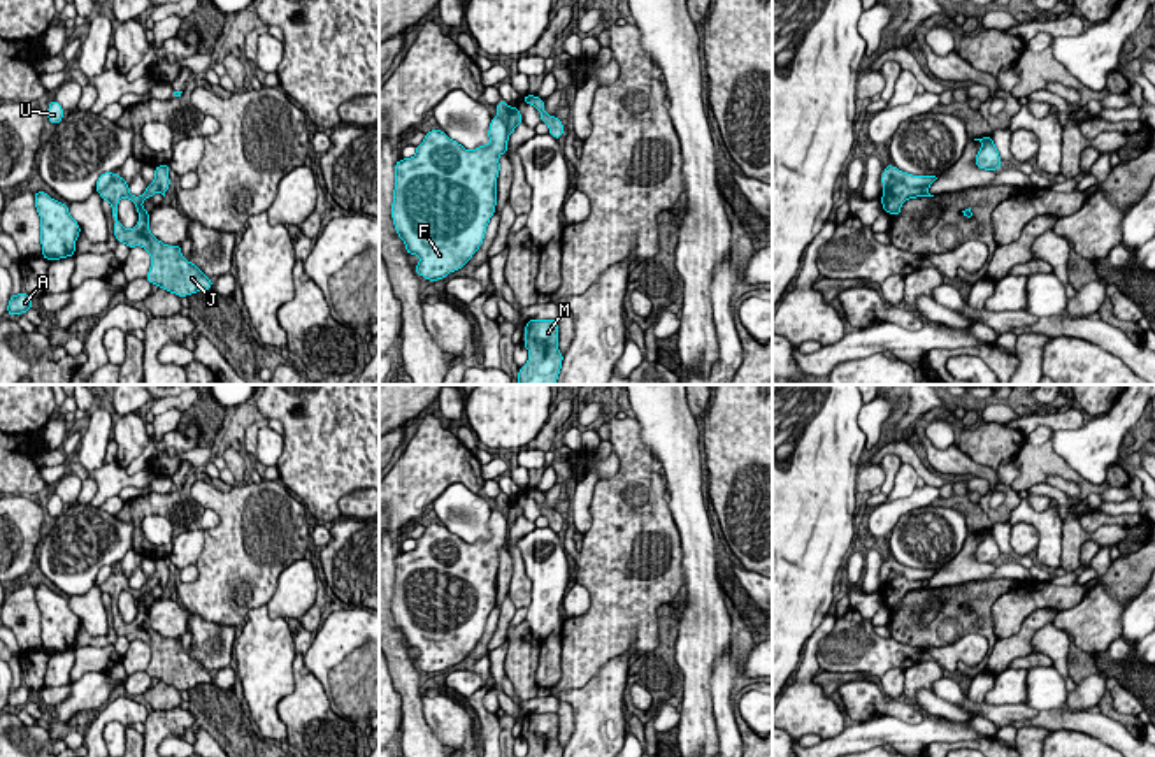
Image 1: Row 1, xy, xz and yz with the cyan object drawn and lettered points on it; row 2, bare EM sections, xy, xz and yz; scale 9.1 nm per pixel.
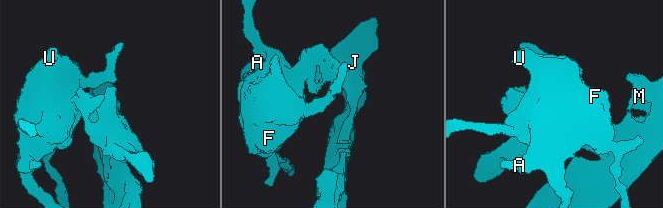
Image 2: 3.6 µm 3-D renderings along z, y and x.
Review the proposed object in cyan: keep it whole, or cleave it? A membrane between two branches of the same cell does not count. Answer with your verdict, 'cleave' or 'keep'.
cleave

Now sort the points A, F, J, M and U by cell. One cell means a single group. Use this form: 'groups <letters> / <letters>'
groups A F U / J M

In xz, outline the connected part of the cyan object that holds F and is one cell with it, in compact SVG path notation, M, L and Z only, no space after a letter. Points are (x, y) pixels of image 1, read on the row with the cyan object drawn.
M500 100L497 111L499 114L493 116L488 128L488 144L470 151L449 139L442 130L430 130L425 133L423 142L416 146L416 155L398 160L393 167L391 220L397 235L405 244L405 251L420 256L414 270L428 281L437 283L449 272L467 265L484 241L486 227L497 205L499 158L507 153L509 141L502 119L507 104Z

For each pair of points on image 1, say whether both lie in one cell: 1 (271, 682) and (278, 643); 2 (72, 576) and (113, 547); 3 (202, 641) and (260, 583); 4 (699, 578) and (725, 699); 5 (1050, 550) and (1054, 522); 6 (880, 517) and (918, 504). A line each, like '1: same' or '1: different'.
1: same
2: same
3: different
4: different
5: same
6: same

